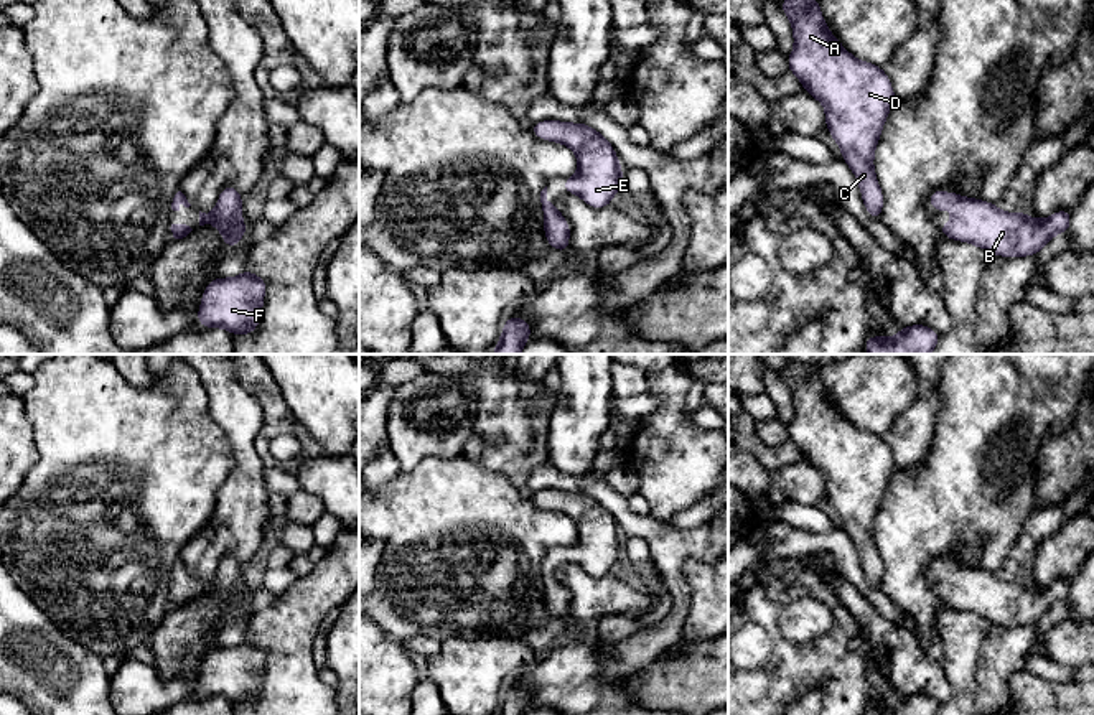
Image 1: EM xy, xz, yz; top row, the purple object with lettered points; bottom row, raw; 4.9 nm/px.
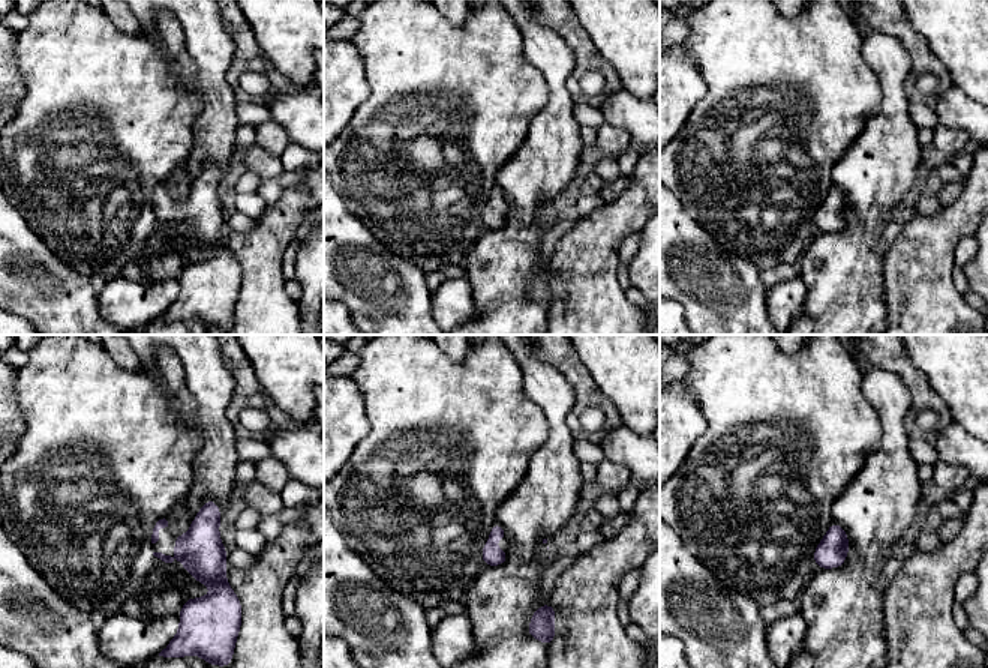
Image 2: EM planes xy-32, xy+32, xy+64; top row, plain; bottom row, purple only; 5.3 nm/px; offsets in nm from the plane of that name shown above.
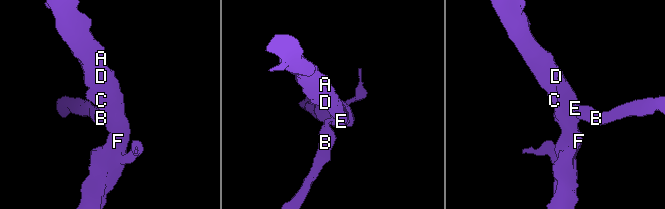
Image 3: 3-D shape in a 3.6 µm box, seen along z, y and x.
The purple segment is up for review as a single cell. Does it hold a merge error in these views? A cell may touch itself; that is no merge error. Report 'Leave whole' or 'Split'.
Leave whole

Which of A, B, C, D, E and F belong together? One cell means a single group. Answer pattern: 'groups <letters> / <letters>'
groups A B C D E F

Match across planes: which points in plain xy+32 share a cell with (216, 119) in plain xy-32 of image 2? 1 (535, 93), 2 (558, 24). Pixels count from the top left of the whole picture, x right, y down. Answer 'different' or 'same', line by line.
1: different
2: different

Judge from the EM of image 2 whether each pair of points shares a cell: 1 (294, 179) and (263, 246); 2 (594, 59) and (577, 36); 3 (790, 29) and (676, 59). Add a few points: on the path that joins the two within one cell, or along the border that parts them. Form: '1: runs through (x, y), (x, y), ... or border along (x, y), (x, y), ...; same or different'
1: border along (305, 170), (299, 185), (288, 186), (267, 206); different
2: runs through (588, 53), (579, 42); same
3: border along (682, 44), (706, 86); different

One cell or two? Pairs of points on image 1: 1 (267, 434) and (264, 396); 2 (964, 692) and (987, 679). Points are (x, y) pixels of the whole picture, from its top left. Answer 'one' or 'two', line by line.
1: one
2: two

